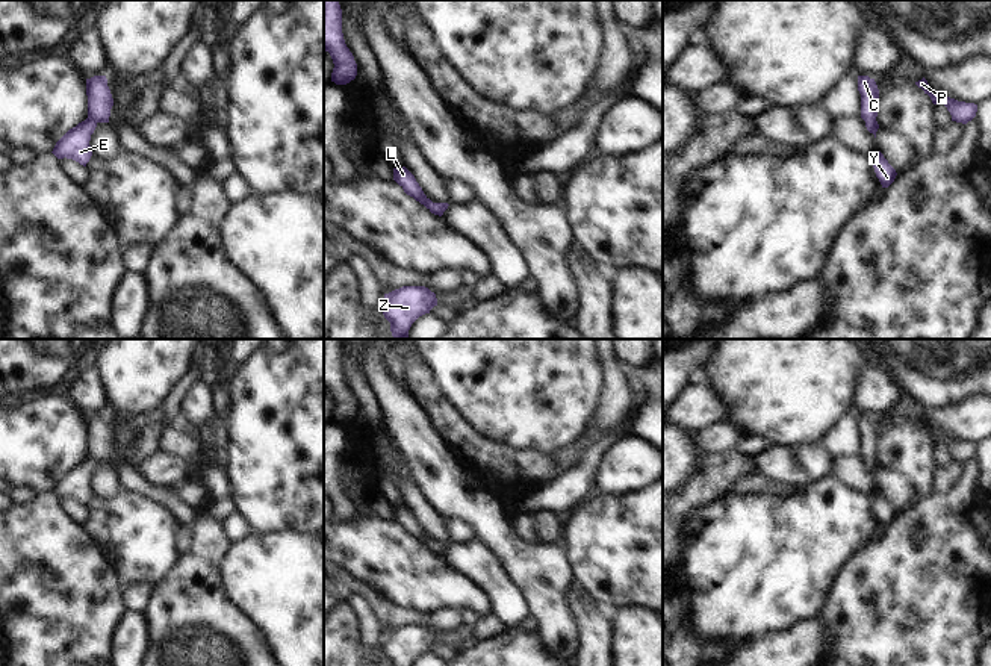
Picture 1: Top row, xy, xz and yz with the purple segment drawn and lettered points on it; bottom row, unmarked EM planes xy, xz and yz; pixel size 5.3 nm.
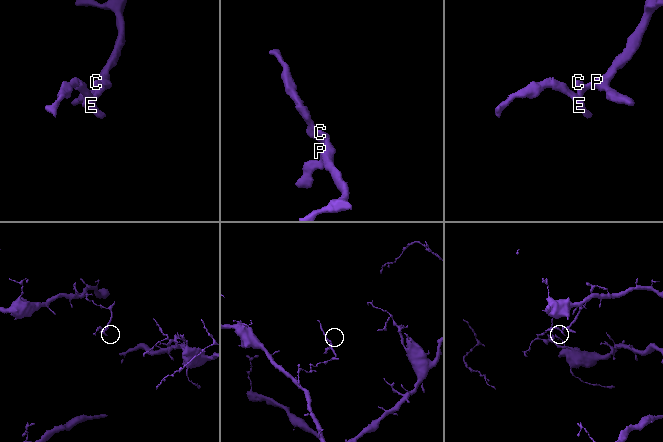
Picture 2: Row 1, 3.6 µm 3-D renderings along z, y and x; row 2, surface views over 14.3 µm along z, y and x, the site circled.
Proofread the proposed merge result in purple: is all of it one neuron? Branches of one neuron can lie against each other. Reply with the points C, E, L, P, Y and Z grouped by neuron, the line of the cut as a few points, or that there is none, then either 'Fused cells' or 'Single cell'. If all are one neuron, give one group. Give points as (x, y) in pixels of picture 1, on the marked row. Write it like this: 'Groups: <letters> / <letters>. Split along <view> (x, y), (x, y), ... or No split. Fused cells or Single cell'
Groups: C E L P Y Z. No split. Single cell

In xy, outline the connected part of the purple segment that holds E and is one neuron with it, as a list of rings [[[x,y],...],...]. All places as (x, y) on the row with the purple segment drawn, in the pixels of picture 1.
[[[106,76],[86,79],[88,118],[70,129],[54,145],[53,154],[57,159],[73,159],[86,166],[91,151],[91,135],[98,123],[109,123],[113,98]]]

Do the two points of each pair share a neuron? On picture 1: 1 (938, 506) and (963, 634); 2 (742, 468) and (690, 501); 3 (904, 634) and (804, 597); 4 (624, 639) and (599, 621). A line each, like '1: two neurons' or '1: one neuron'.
1: one neuron
2: one neuron
3: two neurons
4: two neurons

